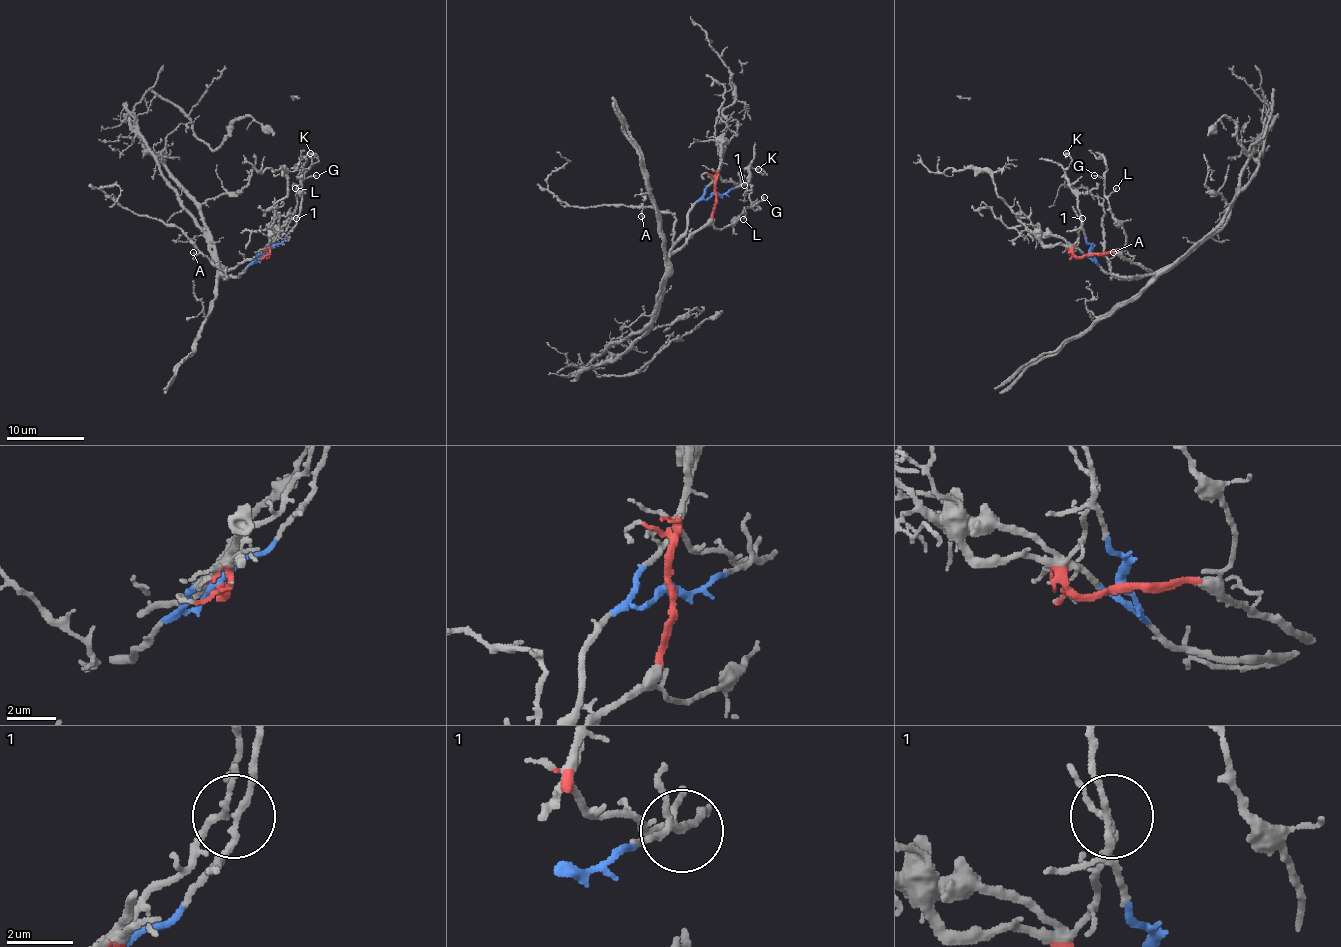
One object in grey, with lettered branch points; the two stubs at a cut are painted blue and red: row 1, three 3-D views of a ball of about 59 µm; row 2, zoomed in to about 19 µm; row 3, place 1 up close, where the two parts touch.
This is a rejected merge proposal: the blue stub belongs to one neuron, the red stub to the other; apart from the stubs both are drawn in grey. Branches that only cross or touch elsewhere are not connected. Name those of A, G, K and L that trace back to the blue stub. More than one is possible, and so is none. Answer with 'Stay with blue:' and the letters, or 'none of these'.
Stay with blue: A, K

